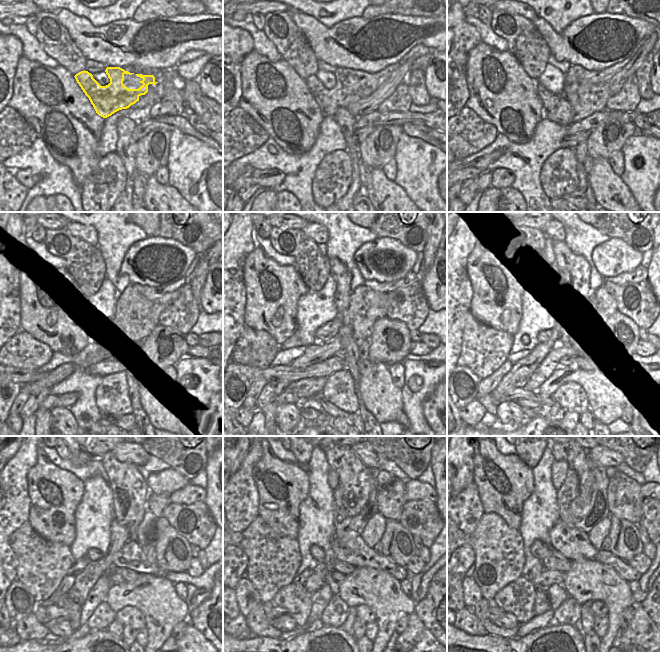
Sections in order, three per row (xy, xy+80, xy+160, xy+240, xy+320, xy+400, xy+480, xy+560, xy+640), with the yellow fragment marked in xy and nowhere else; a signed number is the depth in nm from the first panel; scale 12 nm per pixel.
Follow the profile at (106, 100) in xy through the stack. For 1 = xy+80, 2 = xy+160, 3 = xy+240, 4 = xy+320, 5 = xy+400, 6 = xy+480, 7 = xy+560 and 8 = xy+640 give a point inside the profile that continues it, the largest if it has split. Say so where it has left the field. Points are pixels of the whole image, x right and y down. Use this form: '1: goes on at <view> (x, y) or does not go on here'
1: goes on at xy+80 (341, 95)
2: goes on at xy+160 (549, 100)
3: goes on at xy+240 (151, 293)
4: goes on at xy+320 (385, 287)
5: goes on at xy+400 (640, 273)
6: goes on at xy+480 (190, 494)
7: goes on at xy+560 (415, 490)
8: goes on at xy+640 (650, 489)

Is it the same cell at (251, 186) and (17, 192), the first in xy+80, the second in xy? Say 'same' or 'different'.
same

